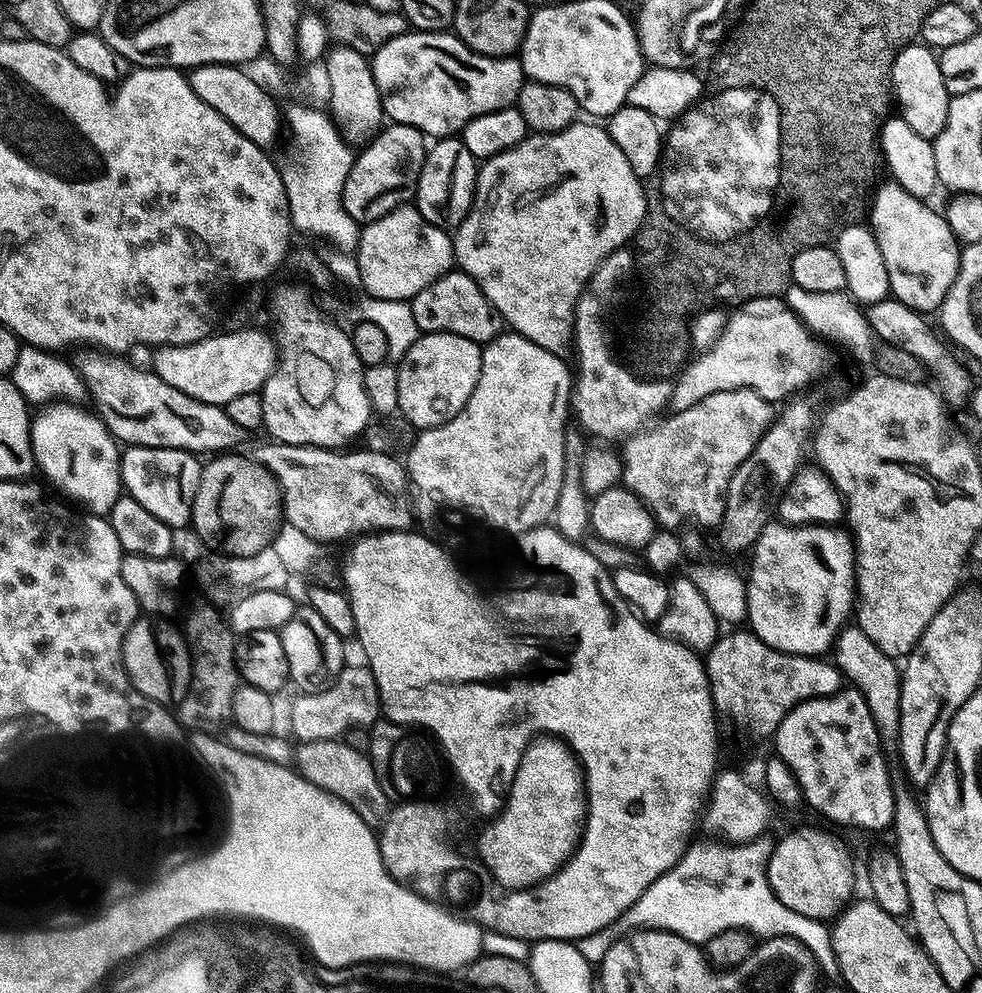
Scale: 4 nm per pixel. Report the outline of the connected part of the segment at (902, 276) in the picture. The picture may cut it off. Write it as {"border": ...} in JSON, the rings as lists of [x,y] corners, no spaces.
{"border":[[[887,183],[877,187],[871,197],[870,227],[886,261],[891,295],[915,312],[935,313],[960,269],[962,245],[937,209],[935,212],[921,197],[902,190],[900,184]]]}

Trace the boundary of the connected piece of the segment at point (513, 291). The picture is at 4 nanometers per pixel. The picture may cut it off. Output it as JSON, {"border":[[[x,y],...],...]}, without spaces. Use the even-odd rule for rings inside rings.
{"border":[[[577,122],[571,124],[569,128],[563,128],[557,132],[529,134],[518,146],[483,161],[476,173],[476,193],[472,199],[472,205],[464,221],[454,229],[452,241],[454,260],[459,271],[474,278],[474,282],[478,282],[482,294],[486,294],[486,298],[492,303],[494,310],[498,310],[501,321],[519,336],[524,336],[530,342],[542,346],[542,350],[550,350],[557,354],[563,353],[563,348],[567,344],[569,347],[573,343],[576,306],[579,304],[581,296],[585,295],[592,275],[611,252],[625,247],[636,236],[641,225],[645,223],[644,211],[648,208],[648,200],[644,197],[644,188],[640,185],[643,184],[641,177],[636,176],[634,170],[630,170],[630,162],[626,162],[626,154],[622,154],[618,142],[614,142],[614,138],[610,138],[607,127],[603,123],[588,123],[592,124]]]}

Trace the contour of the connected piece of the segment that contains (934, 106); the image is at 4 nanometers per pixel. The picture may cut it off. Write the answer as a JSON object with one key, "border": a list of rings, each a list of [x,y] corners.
{"border":[[[923,42],[907,44],[894,58],[892,75],[890,77],[890,88],[894,93],[895,107],[900,107],[899,119],[914,130],[914,134],[922,134],[922,138],[933,141],[938,134],[942,134],[942,126],[946,126],[946,114],[948,113],[949,95],[946,90],[946,82],[942,82],[942,70],[937,53]]]}

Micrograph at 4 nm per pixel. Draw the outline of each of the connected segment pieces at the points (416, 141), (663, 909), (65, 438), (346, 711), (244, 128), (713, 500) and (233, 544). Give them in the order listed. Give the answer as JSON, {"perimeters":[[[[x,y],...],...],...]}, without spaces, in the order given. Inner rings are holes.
{"perimeters":[[[[389,123],[381,127],[359,150],[361,152],[355,153],[350,166],[350,174],[346,174],[342,202],[346,214],[363,226],[390,214],[395,208],[405,207],[415,197],[424,165],[426,137],[414,126]]],[[[767,839],[753,840],[751,843],[733,844],[727,842],[712,842],[714,844],[693,843],[675,866],[666,874],[662,874],[644,893],[610,926],[602,930],[594,930],[594,934],[586,934],[581,940],[575,941],[578,954],[586,958],[586,962],[593,966],[599,966],[604,961],[606,950],[618,942],[618,938],[627,936],[633,930],[641,928],[659,928],[665,932],[673,932],[682,938],[686,938],[692,944],[703,946],[707,940],[714,938],[714,934],[722,934],[731,928],[742,928],[745,932],[756,938],[770,936],[785,936],[794,938],[810,950],[817,965],[832,974],[839,973],[838,958],[834,954],[832,934],[829,925],[822,920],[806,918],[806,914],[798,914],[798,910],[790,910],[790,906],[782,906],[774,894],[774,890],[768,881],[768,859],[772,853],[773,845],[767,844]]],[[[58,402],[49,405],[44,411],[40,417],[32,420],[32,453],[39,475],[44,475],[43,479],[49,485],[52,483],[57,493],[65,492],[60,494],[69,501],[77,500],[72,502],[81,509],[107,517],[122,494],[121,445],[116,437],[109,434],[108,427],[99,415],[91,411],[83,412],[80,406]]],[[[345,666],[328,688],[320,692],[300,692],[288,708],[288,724],[293,732],[291,735],[300,742],[334,740],[352,729],[371,729],[381,716],[378,686],[374,674],[367,666]]],[[[201,64],[187,73],[190,86],[206,106],[218,110],[230,126],[234,126],[246,138],[250,138],[258,147],[267,149],[268,144],[276,140],[276,123],[281,123],[282,114],[277,108],[273,95],[246,78],[240,66],[234,64]]],[[[749,388],[722,390],[718,394],[710,394],[702,398],[702,402],[694,402],[689,408],[682,408],[673,413],[673,416],[659,417],[656,422],[658,430],[651,435],[639,436],[631,442],[623,442],[623,487],[629,488],[648,507],[652,519],[661,529],[683,529],[686,524],[684,516],[689,516],[693,520],[691,523],[701,529],[707,530],[706,528],[712,528],[715,524],[717,527],[724,519],[724,497],[734,470],[738,470],[738,466],[746,462],[746,458],[754,450],[762,434],[773,422],[773,401],[762,398]]],[[[217,455],[201,467],[190,527],[204,545],[224,556],[249,556],[269,547],[281,526],[280,483],[255,460],[232,455]]]]}

